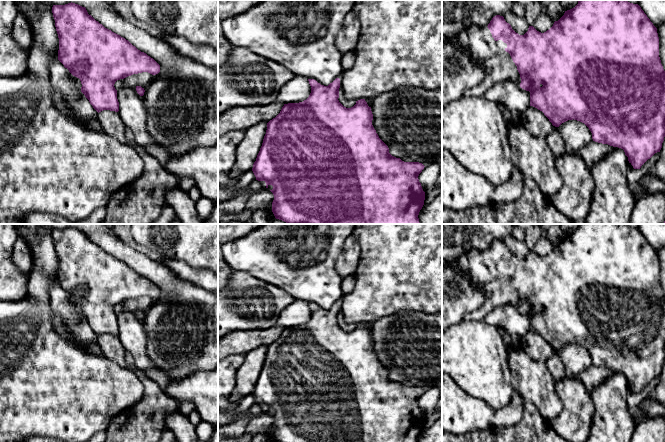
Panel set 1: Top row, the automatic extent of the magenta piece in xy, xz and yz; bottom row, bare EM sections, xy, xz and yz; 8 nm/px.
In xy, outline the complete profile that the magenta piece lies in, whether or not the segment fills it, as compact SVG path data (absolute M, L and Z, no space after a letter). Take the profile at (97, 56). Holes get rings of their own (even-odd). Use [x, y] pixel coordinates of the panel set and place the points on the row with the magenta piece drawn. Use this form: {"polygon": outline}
{"polygon": "M72 2L53 5L52 13L59 38L58 60L80 79L81 92L98 113L103 110L119 111L117 90L114 87L117 80L142 72L152 75L160 72L160 65L153 58L105 28L88 14L85 7Z"}

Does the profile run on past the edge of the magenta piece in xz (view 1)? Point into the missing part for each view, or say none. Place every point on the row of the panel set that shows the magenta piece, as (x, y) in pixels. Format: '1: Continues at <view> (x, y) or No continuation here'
1: No continuation here

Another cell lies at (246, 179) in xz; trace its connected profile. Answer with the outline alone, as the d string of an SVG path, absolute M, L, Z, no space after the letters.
M249 170L248 172L242 174L240 177L238 177L238 181L236 183L236 186L238 188L249 186L254 180L256 180L256 177L252 170Z

